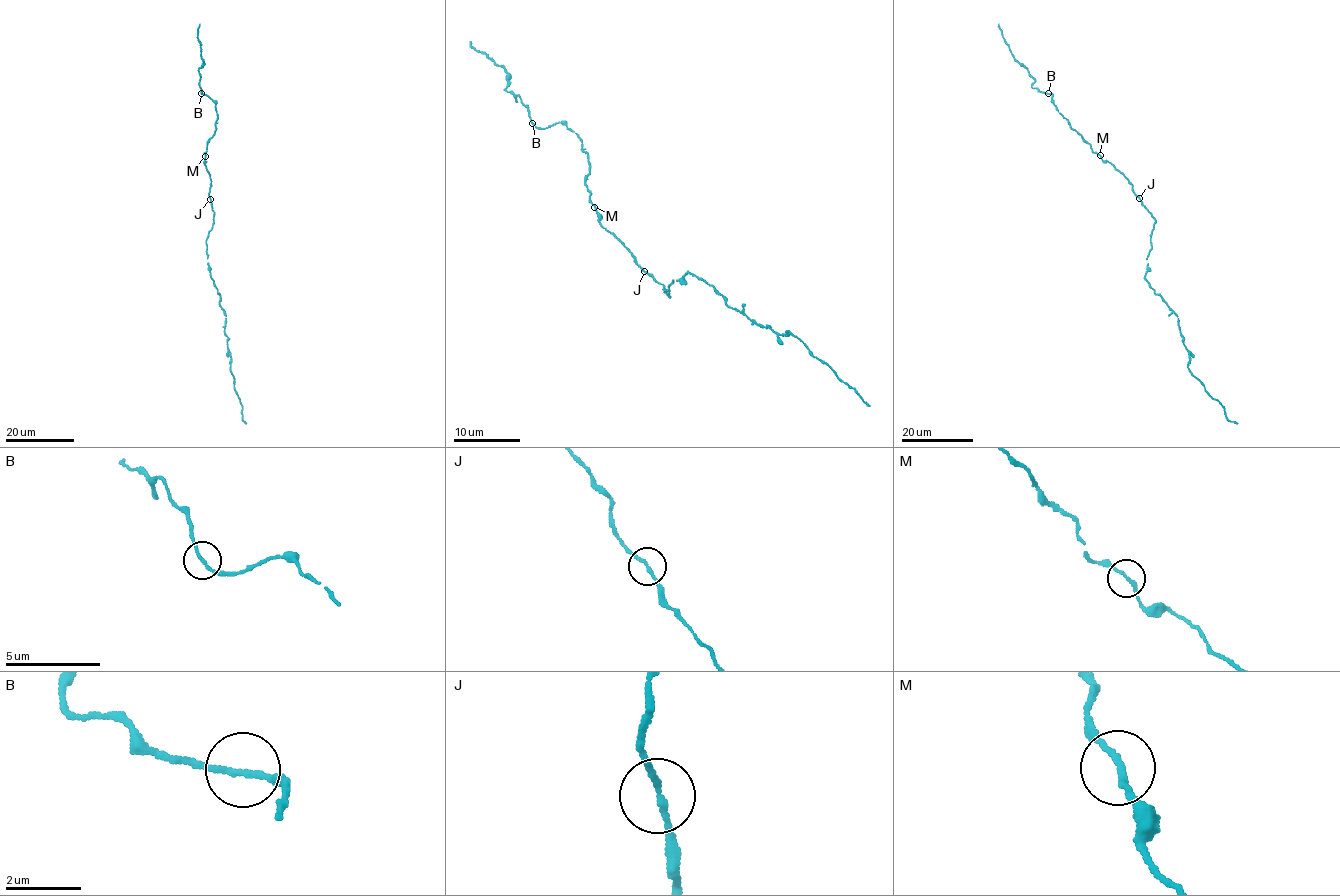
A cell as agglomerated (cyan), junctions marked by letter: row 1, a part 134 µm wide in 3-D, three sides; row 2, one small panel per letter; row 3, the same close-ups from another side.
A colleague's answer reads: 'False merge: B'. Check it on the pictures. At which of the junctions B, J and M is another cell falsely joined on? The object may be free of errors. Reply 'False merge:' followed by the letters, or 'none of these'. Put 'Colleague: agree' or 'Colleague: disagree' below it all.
False merge: none of these
Colleague: disagree

